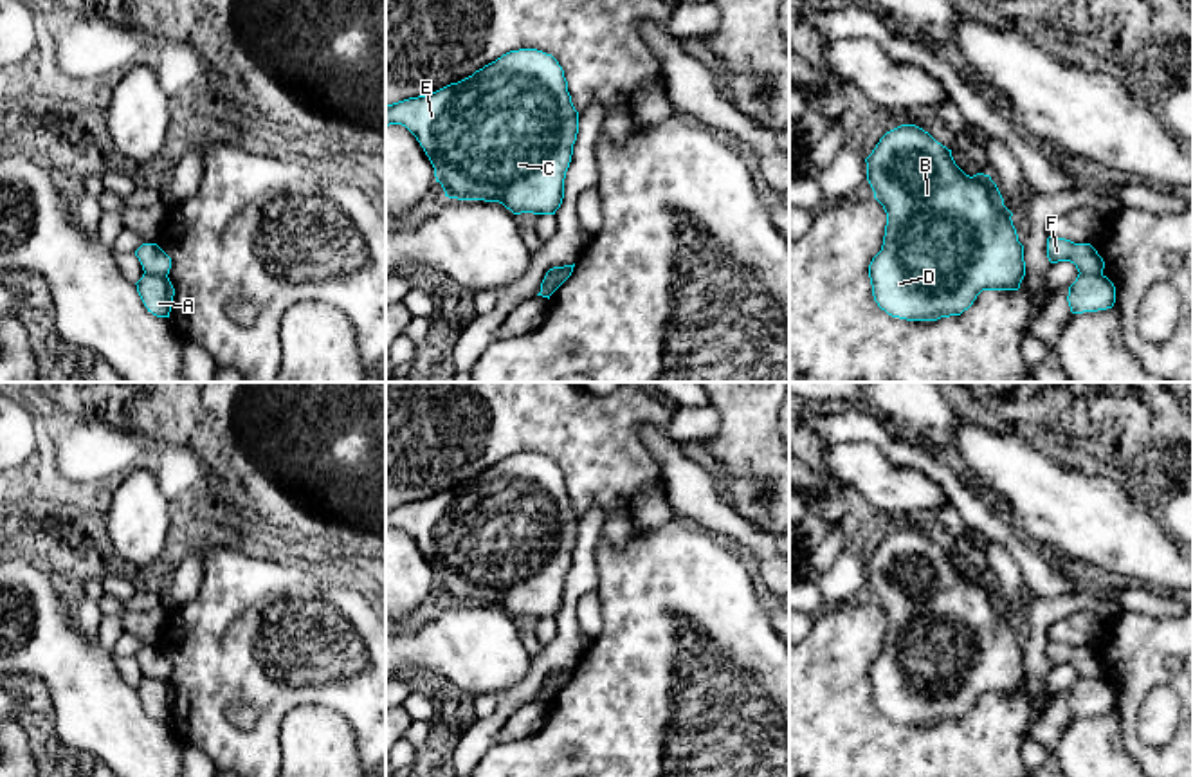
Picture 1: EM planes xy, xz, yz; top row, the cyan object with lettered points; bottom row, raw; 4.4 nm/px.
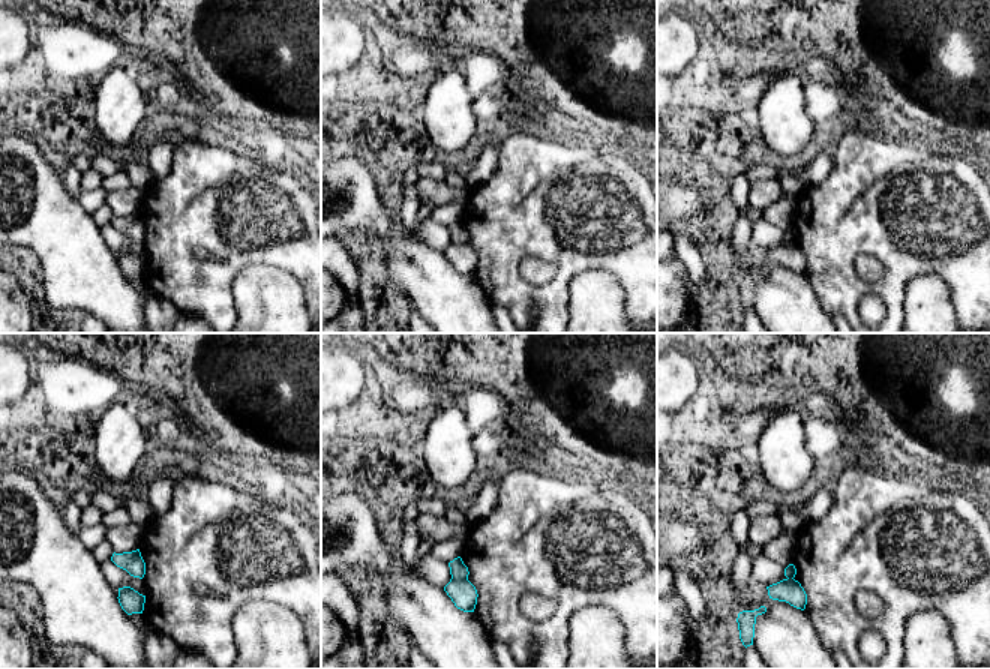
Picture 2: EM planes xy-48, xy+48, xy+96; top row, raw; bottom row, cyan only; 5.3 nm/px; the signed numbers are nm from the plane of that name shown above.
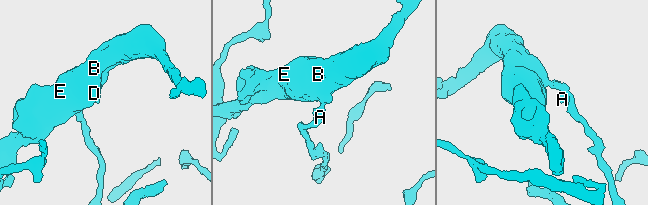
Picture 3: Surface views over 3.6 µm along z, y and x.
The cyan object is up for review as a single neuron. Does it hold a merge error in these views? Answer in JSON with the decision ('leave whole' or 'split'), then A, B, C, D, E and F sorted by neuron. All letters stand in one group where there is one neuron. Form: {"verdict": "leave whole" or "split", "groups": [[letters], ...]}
{"verdict": "split", "groups": [["A"], ["B", "C", "D", "E", "F"]]}

